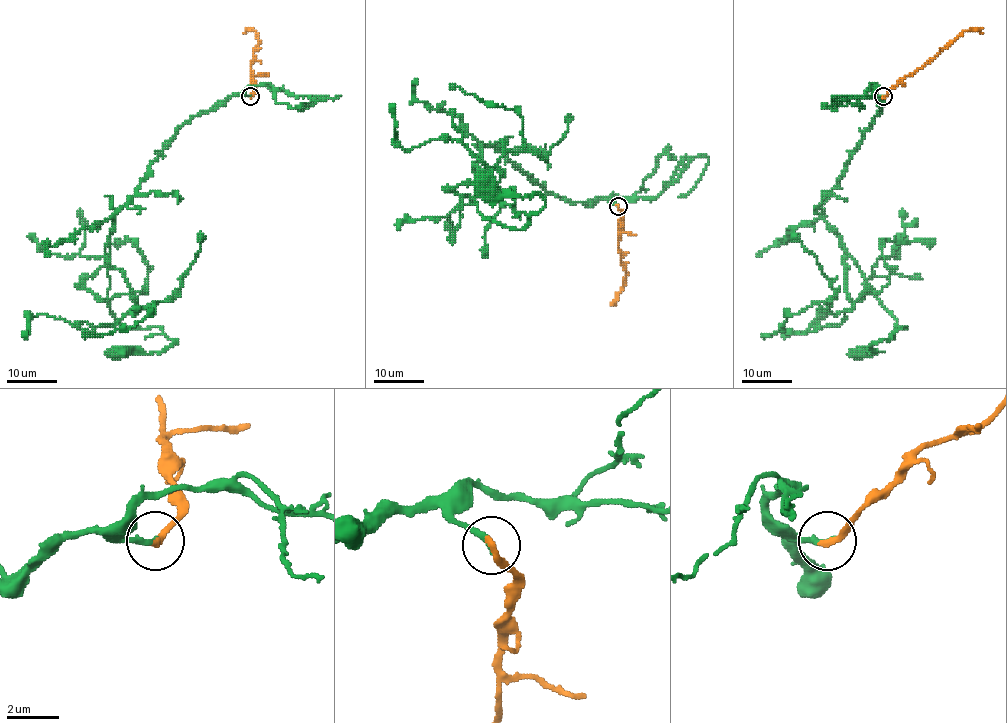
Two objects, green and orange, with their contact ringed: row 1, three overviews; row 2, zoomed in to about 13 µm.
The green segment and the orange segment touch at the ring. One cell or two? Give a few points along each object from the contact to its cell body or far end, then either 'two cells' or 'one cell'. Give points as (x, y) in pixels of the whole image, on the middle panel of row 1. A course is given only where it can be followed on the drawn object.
green via (617, 206), (552, 195), (492, 145), (477, 167), (478, 211), (522, 229), (544, 205), (488, 185) | orange via (617, 206), (622, 213), (619, 251), (626, 278), (611, 304) | one cell

